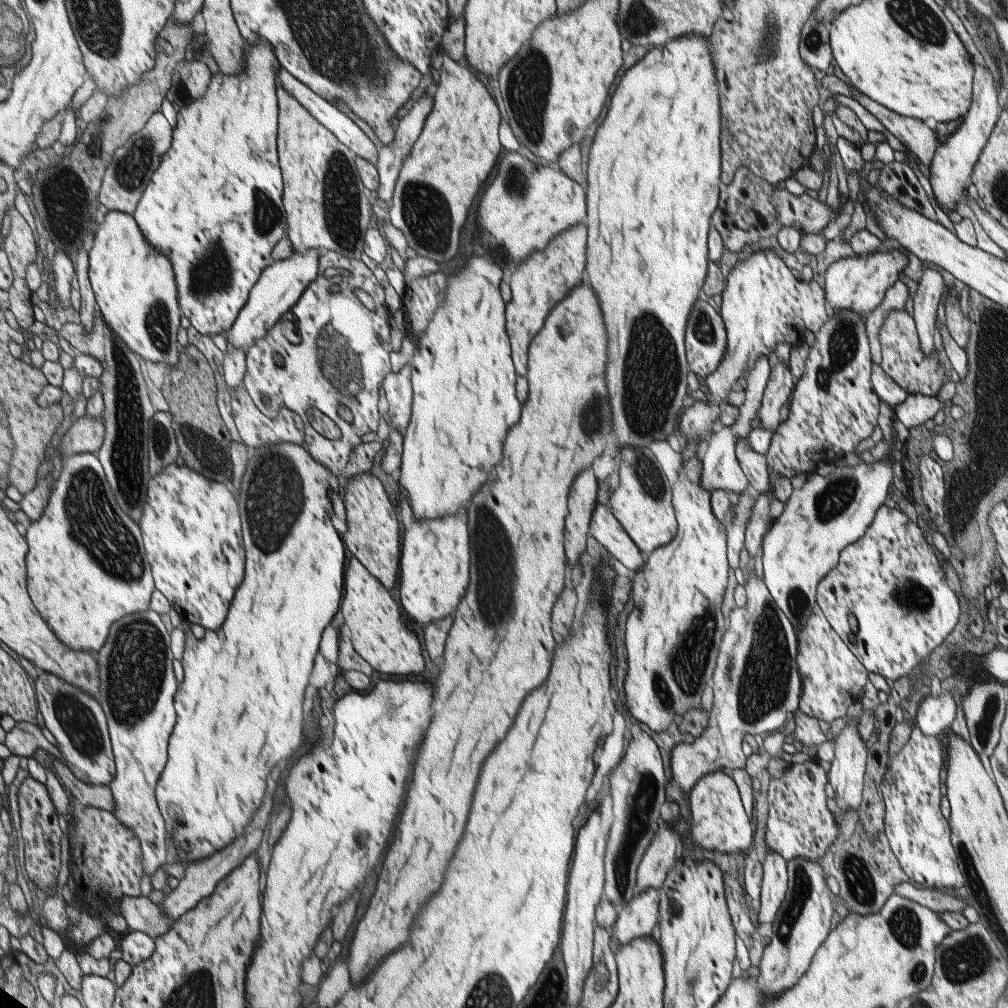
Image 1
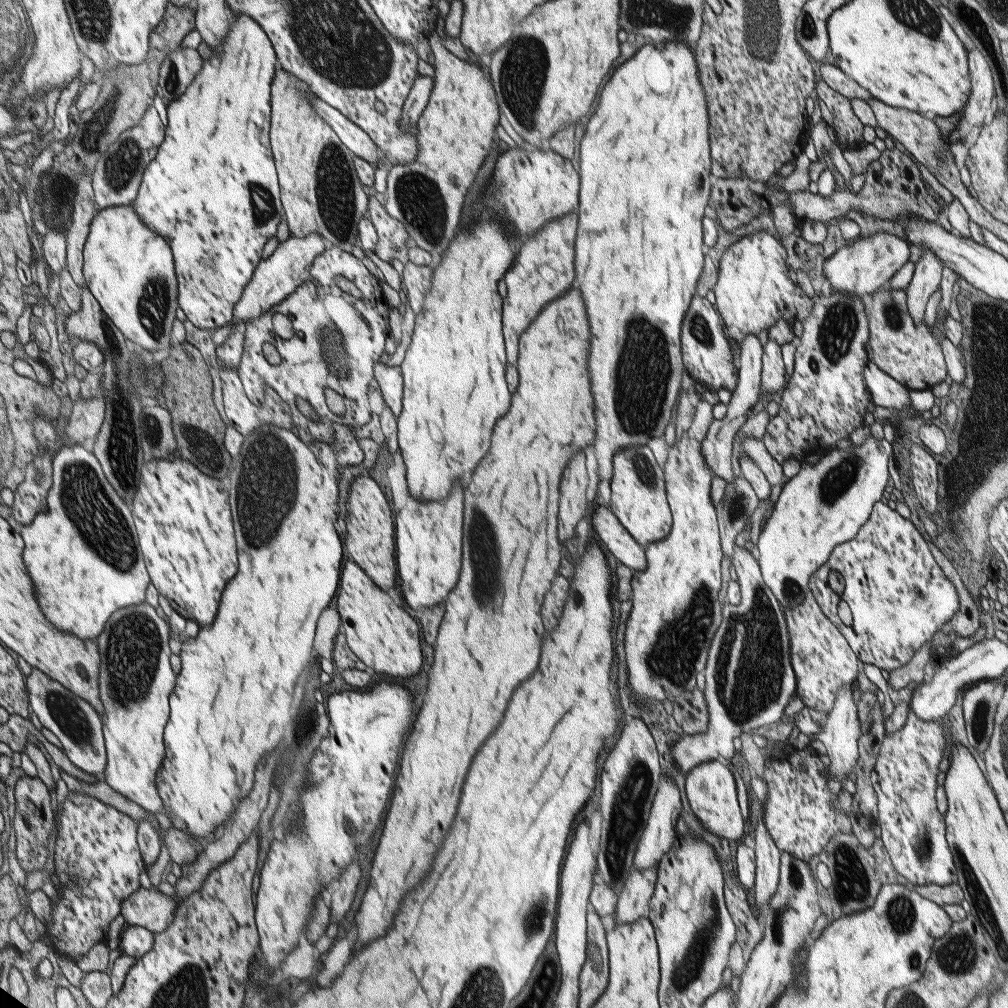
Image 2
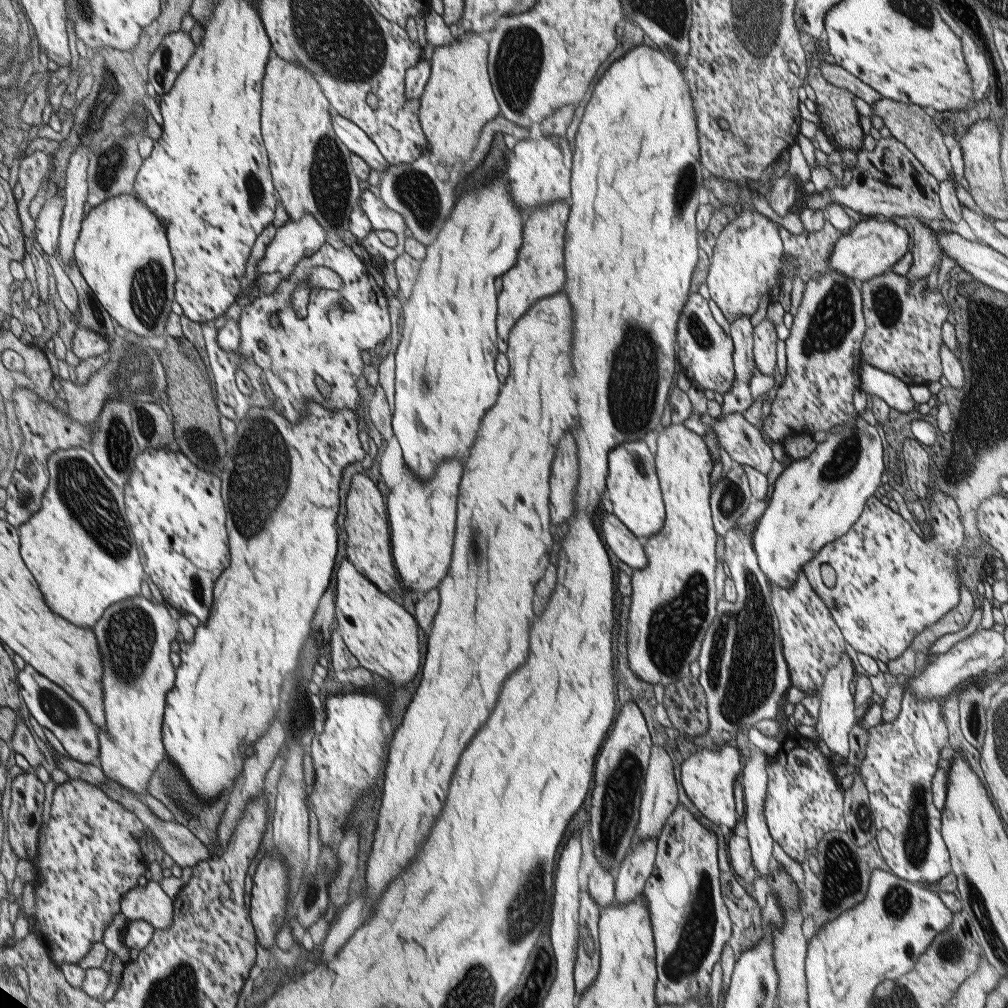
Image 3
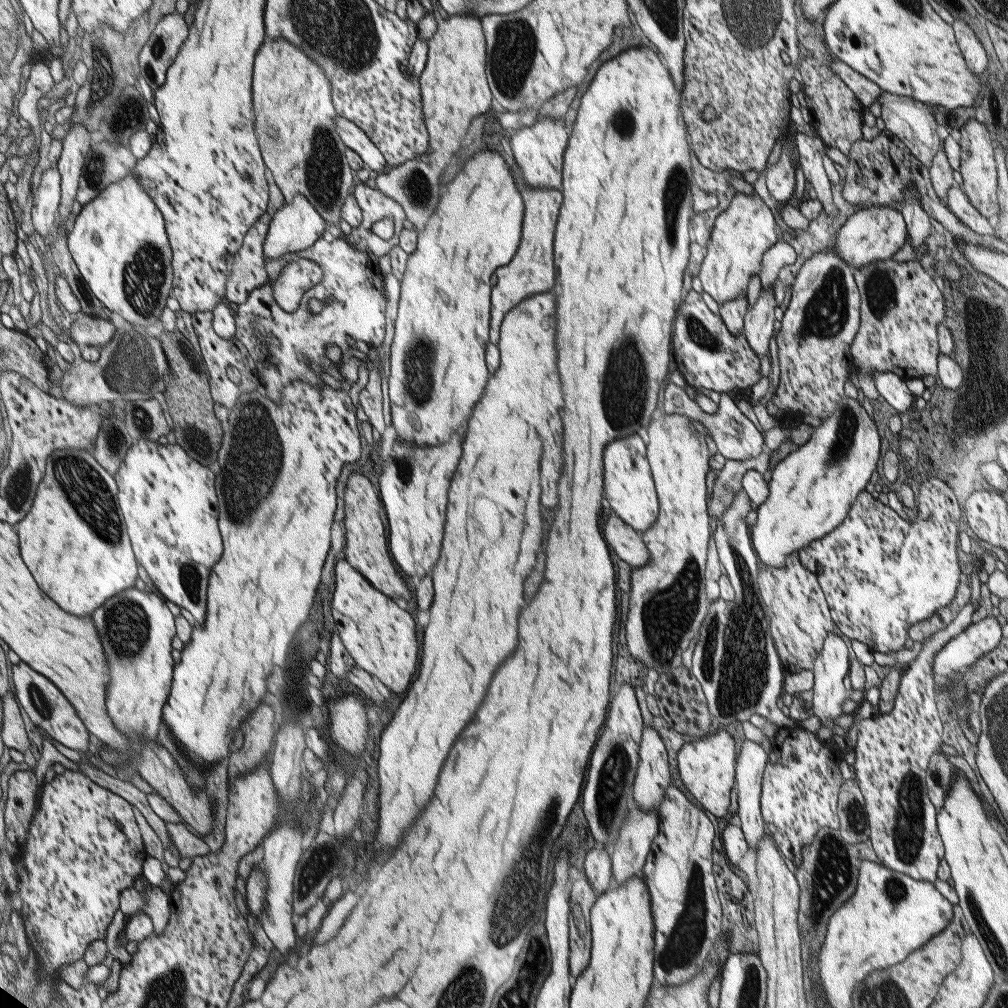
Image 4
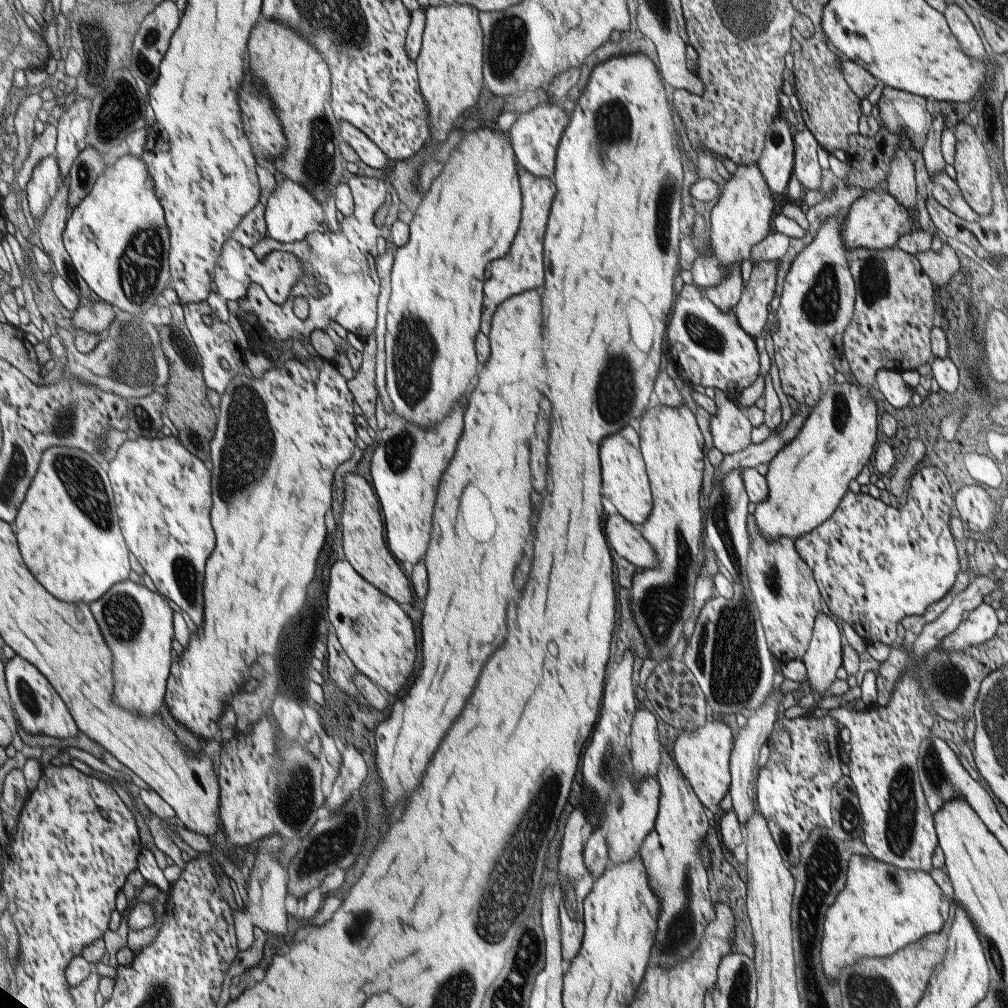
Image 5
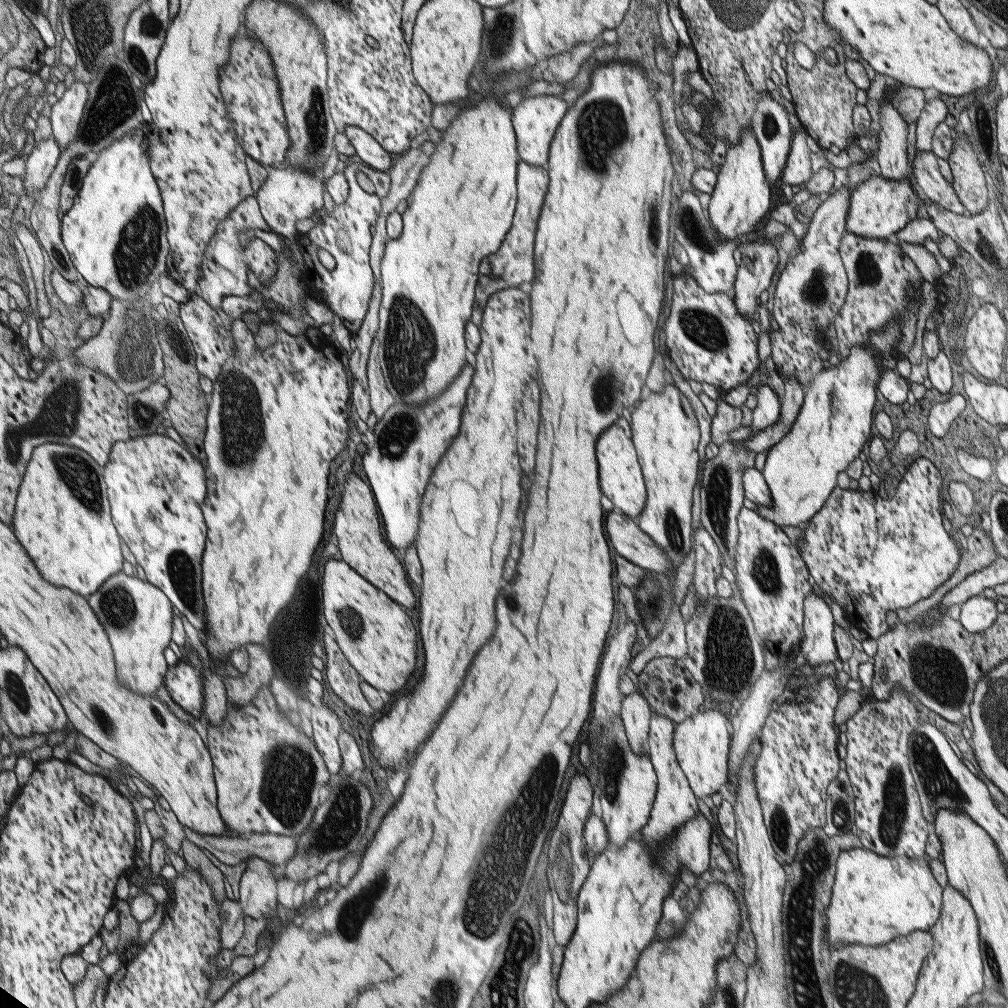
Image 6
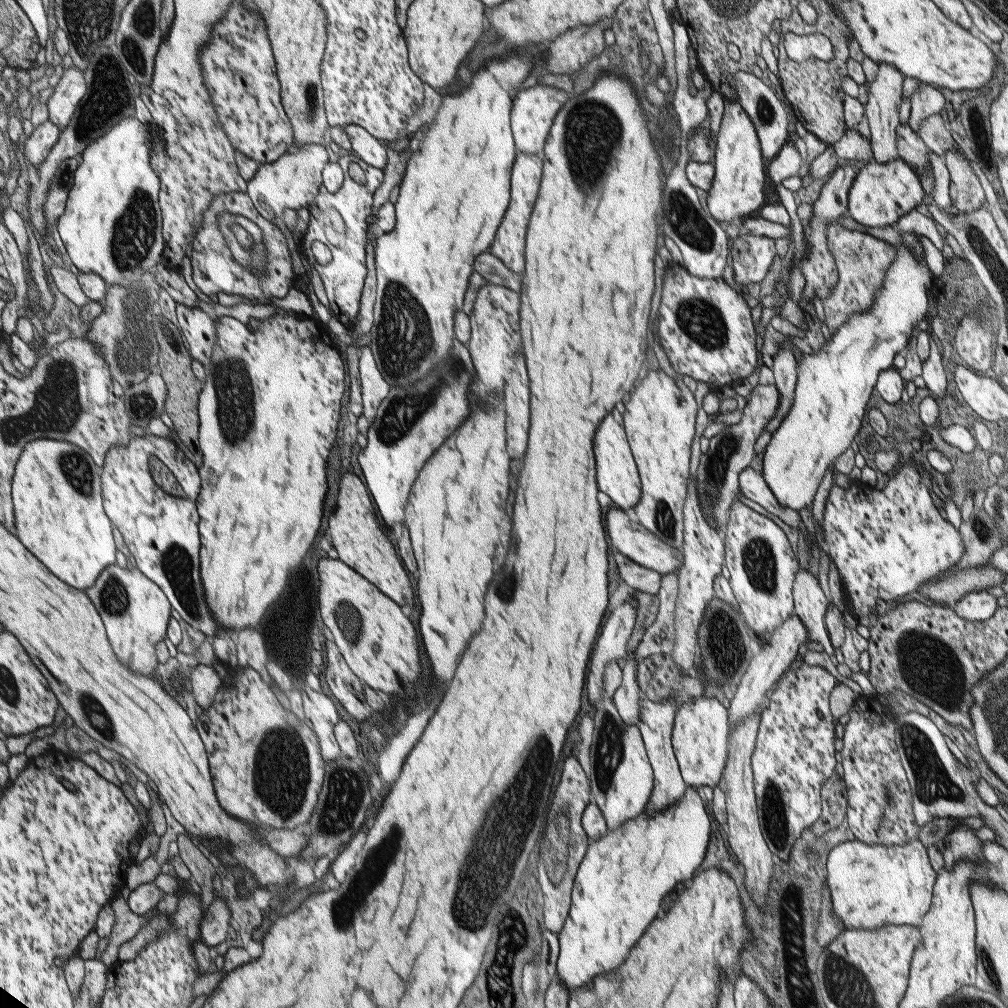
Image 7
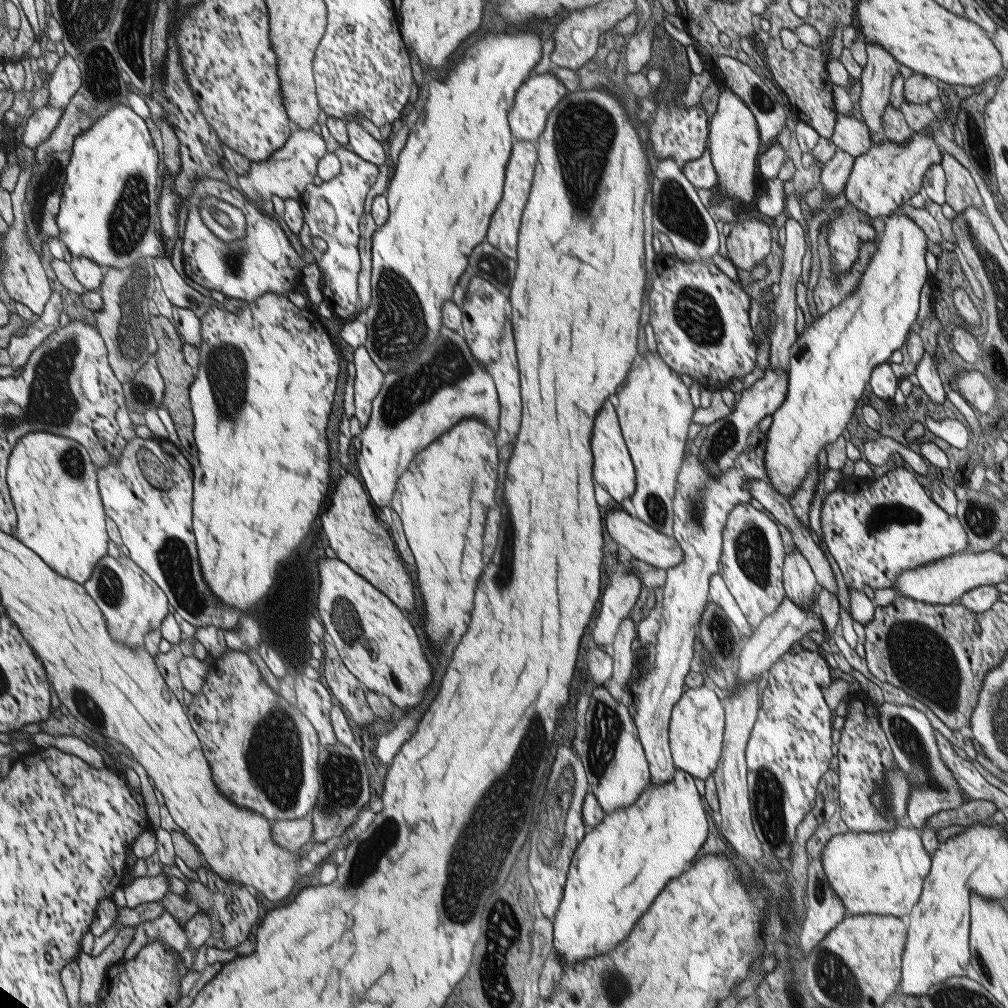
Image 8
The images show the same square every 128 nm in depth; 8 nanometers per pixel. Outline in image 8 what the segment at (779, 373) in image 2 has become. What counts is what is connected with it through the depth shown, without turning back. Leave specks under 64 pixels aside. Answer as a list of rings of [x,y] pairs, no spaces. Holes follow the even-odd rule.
[[[756,218],[732,225],[726,237],[728,259],[736,266],[751,272],[757,264],[765,262],[772,249],[774,236],[772,228]]]

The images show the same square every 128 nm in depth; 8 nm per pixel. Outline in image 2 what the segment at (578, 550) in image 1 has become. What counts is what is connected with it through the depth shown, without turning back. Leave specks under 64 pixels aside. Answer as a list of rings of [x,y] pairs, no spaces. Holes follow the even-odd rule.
[[[577,452],[564,466],[559,483],[558,538],[564,542],[574,536],[574,526],[586,514],[588,472],[583,452]]]

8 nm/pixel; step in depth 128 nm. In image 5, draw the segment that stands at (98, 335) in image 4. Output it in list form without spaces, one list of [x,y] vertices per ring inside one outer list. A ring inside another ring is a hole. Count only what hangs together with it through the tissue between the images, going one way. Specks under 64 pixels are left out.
[[[100,299],[100,301],[86,300],[84,304],[74,312],[74,325],[79,330],[86,329],[92,333],[102,333],[114,323],[117,317],[117,306]]]

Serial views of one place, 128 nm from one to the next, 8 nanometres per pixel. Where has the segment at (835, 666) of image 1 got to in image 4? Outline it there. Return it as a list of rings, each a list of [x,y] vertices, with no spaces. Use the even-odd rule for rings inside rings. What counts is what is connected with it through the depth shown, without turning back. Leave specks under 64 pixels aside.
[[[798,551],[787,556],[783,568],[772,568],[759,561],[757,575],[755,584],[760,592],[760,606],[764,608],[769,630],[786,670],[790,673],[812,670],[828,633],[840,634],[816,575],[801,564]]]

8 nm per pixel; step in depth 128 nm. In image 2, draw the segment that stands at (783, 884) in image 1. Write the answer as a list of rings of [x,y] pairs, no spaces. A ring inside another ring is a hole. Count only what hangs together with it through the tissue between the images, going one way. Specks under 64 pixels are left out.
[[[758,818],[756,831],[754,831],[754,852],[756,856],[756,904],[769,902],[770,897],[778,889],[780,879],[780,853],[781,850],[775,845],[774,839],[770,836],[769,830]]]

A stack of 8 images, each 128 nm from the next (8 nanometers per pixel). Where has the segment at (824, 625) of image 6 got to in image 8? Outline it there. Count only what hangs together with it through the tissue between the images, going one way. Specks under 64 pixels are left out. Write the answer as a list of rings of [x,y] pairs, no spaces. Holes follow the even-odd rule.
[[[796,547],[784,555],[782,571],[786,597],[798,607],[810,609],[810,605],[815,605],[823,587],[818,584],[809,563]]]

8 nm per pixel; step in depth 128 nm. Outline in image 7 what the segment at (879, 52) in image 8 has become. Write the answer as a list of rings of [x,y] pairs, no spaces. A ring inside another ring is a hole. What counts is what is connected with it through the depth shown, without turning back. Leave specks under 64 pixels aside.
[[[880,61],[878,65],[878,74],[874,82],[868,87],[868,101],[864,109],[864,116],[868,119],[867,135],[870,137],[873,158],[880,163],[886,163],[892,159],[898,159],[898,148],[896,148],[896,127],[900,125],[898,118],[900,104],[902,102],[903,78],[894,65]]]

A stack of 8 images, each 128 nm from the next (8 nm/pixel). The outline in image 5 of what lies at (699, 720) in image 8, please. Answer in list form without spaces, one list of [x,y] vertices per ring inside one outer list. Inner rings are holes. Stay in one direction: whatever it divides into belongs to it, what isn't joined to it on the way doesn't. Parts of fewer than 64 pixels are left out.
[[[706,722],[704,726],[694,732],[680,732],[676,738],[672,748],[674,761],[706,808],[714,808],[714,806],[718,808],[718,802],[724,798],[724,794],[730,788],[728,760],[732,760],[730,752],[733,752],[732,744],[735,743],[730,726],[722,722]]]

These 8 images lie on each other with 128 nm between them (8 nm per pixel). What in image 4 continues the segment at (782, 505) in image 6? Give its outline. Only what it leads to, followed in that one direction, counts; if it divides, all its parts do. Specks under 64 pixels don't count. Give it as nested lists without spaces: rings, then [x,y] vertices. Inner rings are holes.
[[[842,396],[834,415],[824,418],[814,431],[806,444],[771,470],[769,496],[758,507],[756,524],[750,529],[757,558],[772,568],[783,568],[790,553],[800,552],[844,521],[858,494],[872,478],[880,458],[876,422],[858,399]]]

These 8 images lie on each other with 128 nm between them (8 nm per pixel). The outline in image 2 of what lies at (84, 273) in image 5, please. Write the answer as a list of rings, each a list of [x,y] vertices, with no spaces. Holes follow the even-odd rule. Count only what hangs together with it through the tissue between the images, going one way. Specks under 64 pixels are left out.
[[[134,204],[101,208],[92,223],[92,230],[86,245],[86,284],[98,297],[102,310],[120,327],[130,342],[141,345],[146,352],[160,348],[170,348],[174,344],[172,330],[178,318],[178,274],[176,274],[175,252],[170,241],[154,232],[142,216],[136,212]]]

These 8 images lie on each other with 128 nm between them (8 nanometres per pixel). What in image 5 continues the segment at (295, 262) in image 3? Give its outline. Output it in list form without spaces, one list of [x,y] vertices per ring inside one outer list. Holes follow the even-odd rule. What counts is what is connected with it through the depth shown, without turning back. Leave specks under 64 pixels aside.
[[[292,179],[278,180],[276,190],[267,202],[267,223],[269,224],[269,236],[280,241],[295,243],[308,238],[308,234],[319,230],[324,223],[324,204],[316,198],[316,195]]]

